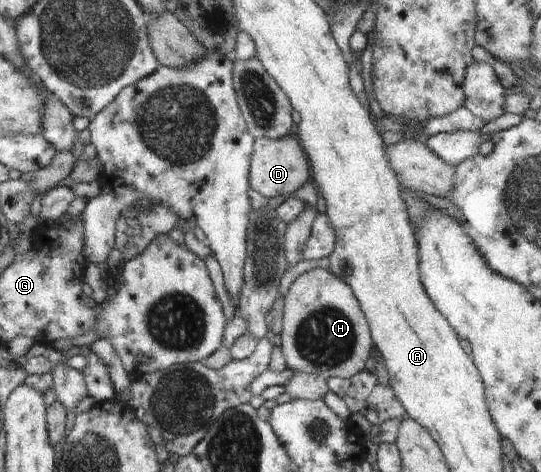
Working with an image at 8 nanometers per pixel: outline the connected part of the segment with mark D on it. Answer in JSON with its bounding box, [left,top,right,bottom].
[249,134,311,198]

